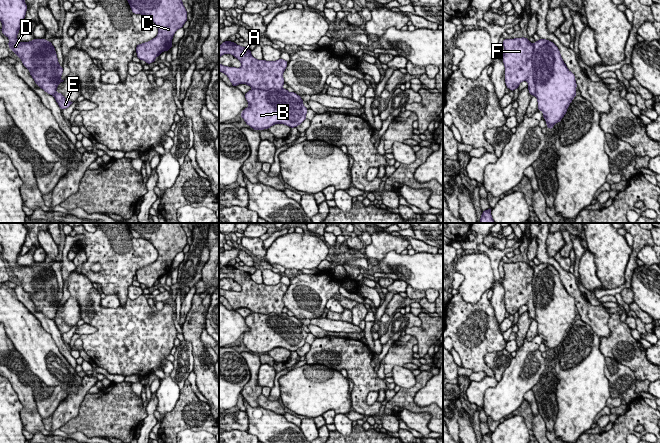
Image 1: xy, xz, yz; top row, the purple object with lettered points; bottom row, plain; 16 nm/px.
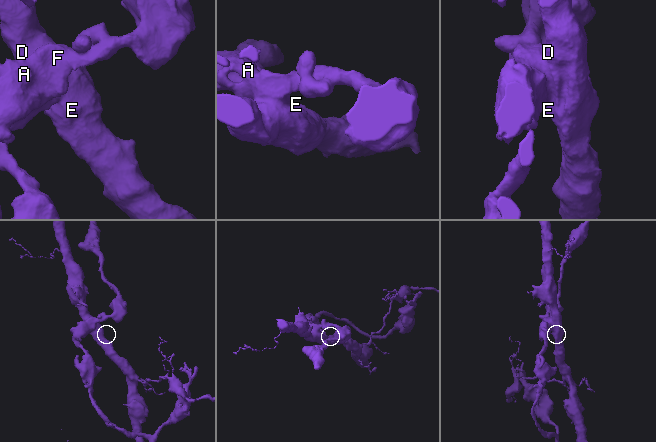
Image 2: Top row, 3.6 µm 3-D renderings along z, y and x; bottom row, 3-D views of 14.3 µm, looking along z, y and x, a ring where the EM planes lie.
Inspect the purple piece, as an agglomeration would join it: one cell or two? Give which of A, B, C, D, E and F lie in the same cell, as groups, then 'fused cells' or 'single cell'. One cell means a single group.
A B C D E F | single cell

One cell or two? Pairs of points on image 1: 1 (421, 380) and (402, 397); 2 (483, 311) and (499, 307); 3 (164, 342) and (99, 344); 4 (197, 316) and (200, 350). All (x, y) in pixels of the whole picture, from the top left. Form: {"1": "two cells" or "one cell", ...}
{"1": "one cell", "2": "two cells", "3": "one cell", "4": "one cell"}

